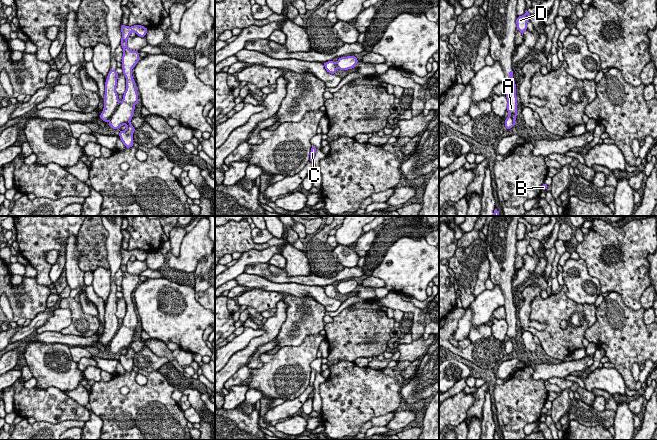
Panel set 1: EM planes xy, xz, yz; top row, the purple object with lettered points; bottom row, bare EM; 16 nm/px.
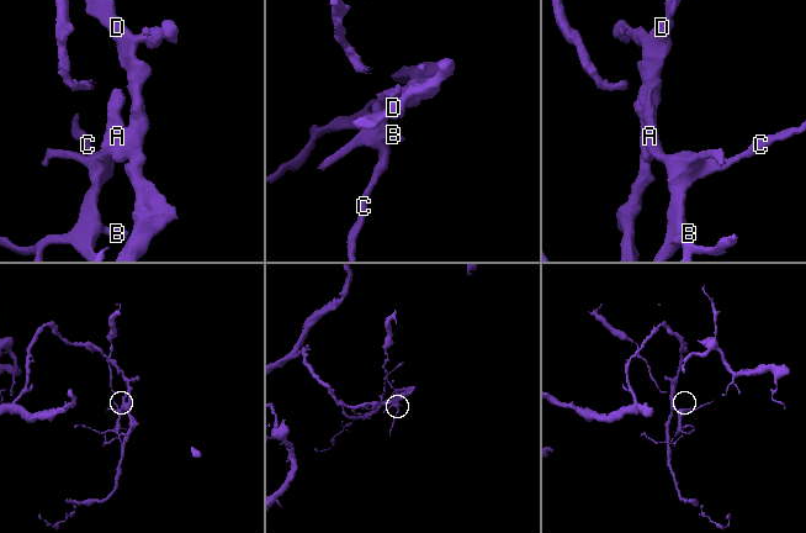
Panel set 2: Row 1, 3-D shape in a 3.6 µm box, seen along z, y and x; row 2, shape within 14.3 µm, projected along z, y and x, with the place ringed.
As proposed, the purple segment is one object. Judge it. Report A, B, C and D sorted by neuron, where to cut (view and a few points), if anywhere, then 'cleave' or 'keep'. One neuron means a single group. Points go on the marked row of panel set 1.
A B C / D | xy (119, 104), (108, 120) | cleave

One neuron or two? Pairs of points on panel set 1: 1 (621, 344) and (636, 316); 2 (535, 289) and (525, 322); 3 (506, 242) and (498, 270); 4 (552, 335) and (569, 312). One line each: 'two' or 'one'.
1: one
2: one
3: one
4: one

